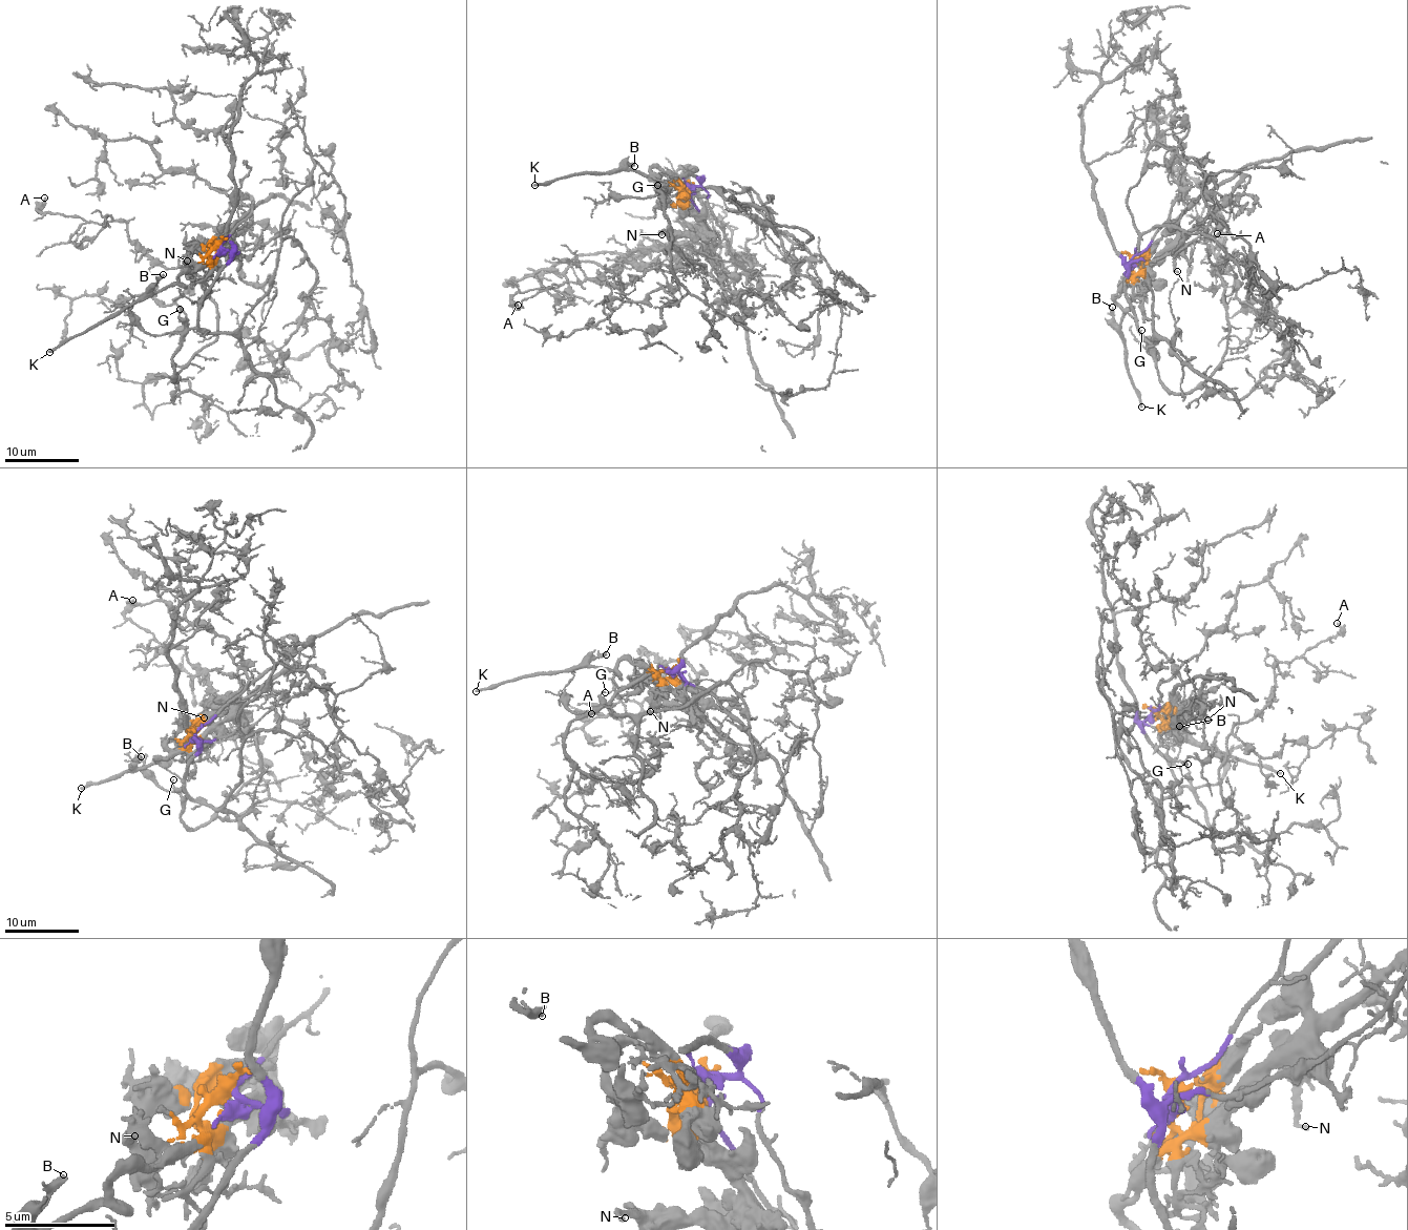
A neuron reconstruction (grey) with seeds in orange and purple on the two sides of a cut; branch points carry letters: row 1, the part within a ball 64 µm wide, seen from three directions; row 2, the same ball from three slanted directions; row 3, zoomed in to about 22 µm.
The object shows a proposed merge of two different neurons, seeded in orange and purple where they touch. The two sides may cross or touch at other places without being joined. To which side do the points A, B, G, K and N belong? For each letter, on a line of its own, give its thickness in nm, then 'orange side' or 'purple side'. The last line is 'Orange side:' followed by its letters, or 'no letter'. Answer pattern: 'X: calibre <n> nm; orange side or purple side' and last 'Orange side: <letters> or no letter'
A: calibre 180 nm; purple side
B: calibre 240 nm; orange side
G: calibre 120 nm; purple side
K: calibre 220 nm; orange side
N: calibre 200 nm; orange side
Orange side: B, K, N

